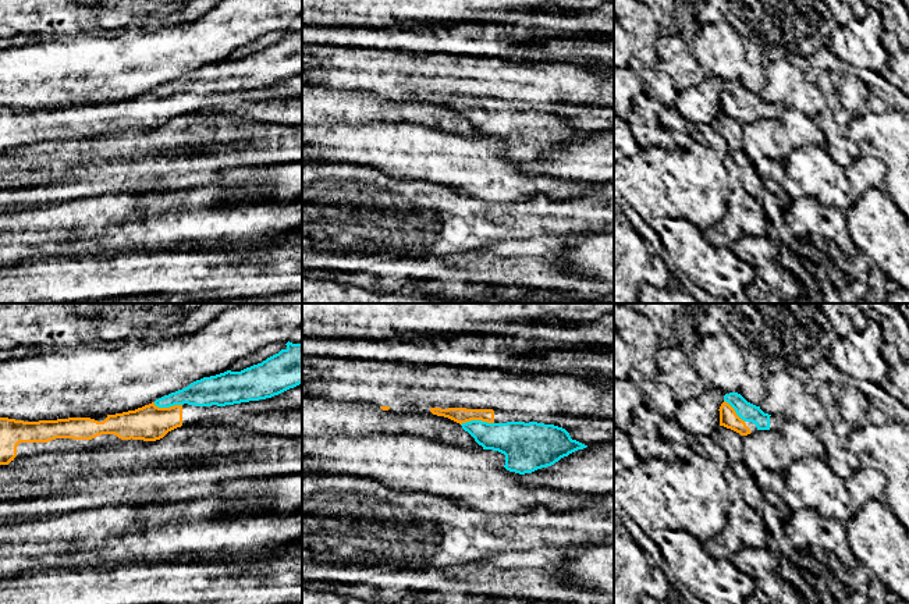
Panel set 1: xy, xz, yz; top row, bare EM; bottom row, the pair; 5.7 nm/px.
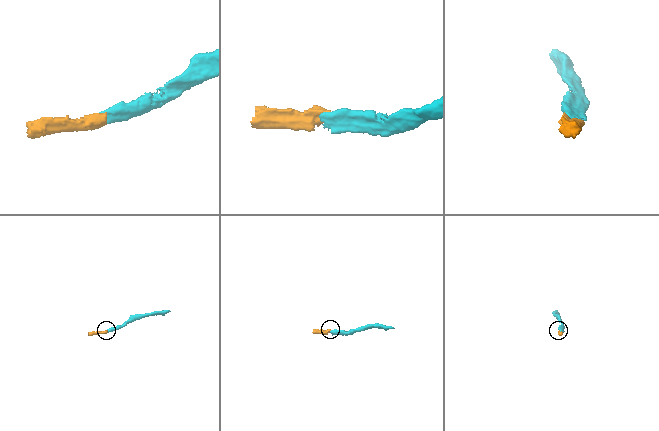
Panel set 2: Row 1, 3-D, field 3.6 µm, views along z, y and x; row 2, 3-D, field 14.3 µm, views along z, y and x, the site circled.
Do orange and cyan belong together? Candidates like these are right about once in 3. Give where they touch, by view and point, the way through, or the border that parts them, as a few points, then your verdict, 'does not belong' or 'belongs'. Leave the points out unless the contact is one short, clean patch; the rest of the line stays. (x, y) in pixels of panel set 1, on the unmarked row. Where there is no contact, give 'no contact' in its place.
meets orange in xz at (476, 107); runs through xz (461, 103), (476, 107), (493, 124), (512, 127); belongs

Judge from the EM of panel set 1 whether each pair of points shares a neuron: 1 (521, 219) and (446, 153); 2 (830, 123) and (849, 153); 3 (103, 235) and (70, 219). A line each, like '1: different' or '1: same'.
1: different
2: same
3: same

